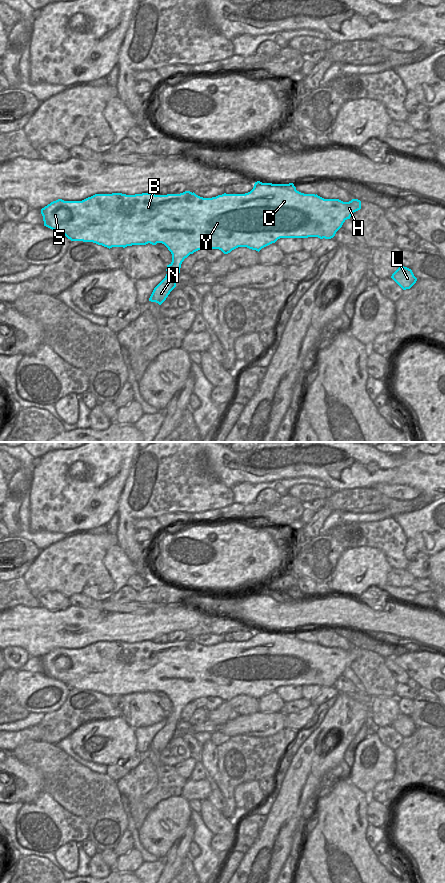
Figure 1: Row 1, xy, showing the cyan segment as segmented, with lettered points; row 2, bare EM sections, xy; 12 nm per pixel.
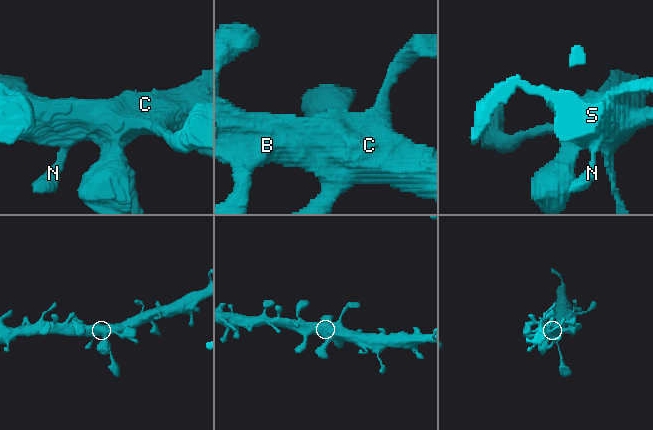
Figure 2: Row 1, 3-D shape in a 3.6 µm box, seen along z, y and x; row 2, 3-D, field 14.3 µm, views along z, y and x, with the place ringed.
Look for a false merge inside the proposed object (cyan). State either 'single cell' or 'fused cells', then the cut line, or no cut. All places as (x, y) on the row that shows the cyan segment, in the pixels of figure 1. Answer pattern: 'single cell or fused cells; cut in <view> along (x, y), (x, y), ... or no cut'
single cell; no cut

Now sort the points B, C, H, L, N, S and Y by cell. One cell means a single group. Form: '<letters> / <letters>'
B C H L N S Y

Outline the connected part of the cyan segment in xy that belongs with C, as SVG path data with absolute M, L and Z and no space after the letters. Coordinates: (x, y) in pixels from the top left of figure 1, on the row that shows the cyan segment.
M260 181L255 182L253 189L245 194L222 194L212 198L203 198L196 195L194 192L185 191L180 194L167 194L167 195L155 195L154 193L142 193L135 195L126 195L122 193L112 193L112 194L95 194L88 197L82 201L64 201L58 199L51 202L47 206L41 209L41 214L43 216L44 226L64 234L71 241L83 241L83 242L93 242L98 245L102 245L107 248L112 247L127 247L132 245L146 245L148 243L156 245L157 243L164 244L172 254L172 262L167 265L167 274L165 278L154 288L149 301L156 302L161 305L170 292L176 287L176 278L180 273L181 264L185 258L190 254L201 250L201 249L219 249L224 254L230 253L232 250L238 247L247 247L252 250L260 251L262 248L275 243L280 238L308 238L308 237L318 237L320 239L331 239L335 236L336 232L342 227L343 223L350 219L351 215L361 209L361 201L358 199L352 199L349 202L343 202L339 199L324 199L317 194L304 194L296 190L293 183L289 184L272 184L272 183L262 183Z

